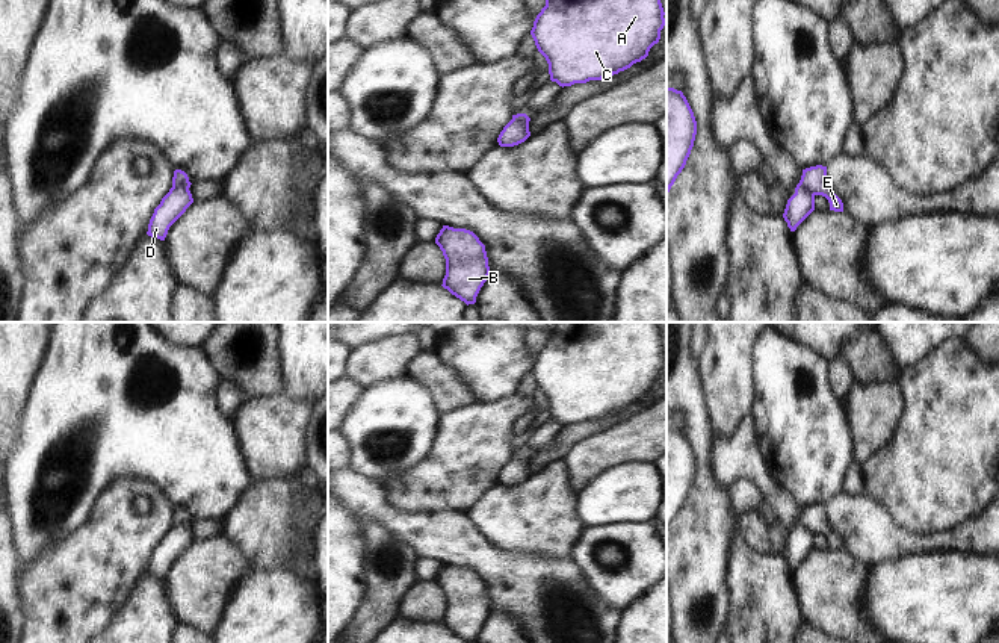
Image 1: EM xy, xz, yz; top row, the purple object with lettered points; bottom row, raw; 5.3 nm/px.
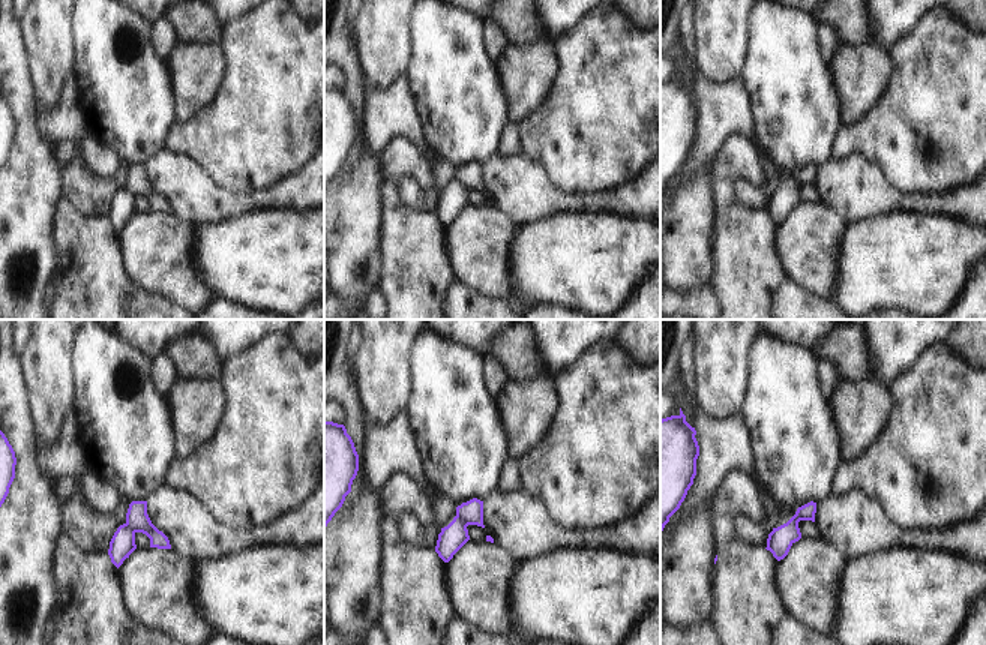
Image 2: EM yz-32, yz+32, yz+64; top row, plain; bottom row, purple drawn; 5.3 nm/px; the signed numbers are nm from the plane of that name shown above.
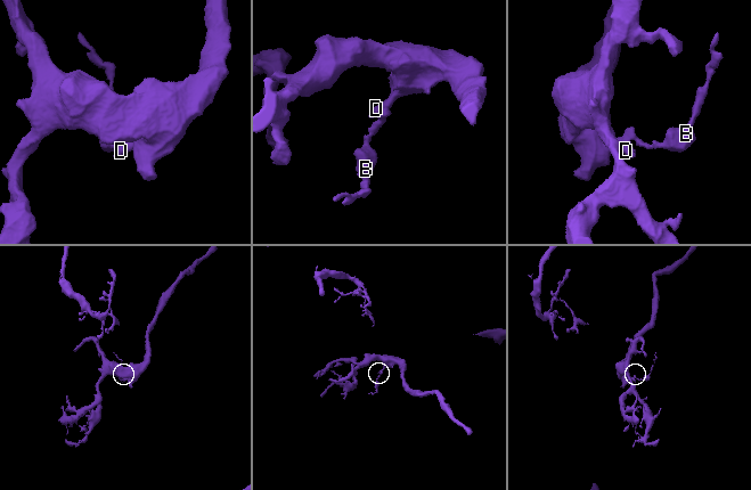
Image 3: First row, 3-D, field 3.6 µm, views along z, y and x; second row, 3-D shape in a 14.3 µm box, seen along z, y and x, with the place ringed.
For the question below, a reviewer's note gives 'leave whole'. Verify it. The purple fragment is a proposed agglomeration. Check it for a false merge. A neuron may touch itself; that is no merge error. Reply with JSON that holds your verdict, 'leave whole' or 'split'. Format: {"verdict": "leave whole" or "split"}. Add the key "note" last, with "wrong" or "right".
{"verdict": "split", "note": "wrong"}

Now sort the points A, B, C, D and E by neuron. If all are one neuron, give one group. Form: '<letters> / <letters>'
A C D / B E

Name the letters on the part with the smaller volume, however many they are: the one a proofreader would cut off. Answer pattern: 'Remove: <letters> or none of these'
Remove: B, E

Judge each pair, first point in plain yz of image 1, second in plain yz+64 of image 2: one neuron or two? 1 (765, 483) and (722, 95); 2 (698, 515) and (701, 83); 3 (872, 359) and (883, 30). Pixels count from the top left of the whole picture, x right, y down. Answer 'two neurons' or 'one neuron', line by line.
1: one neuron
2: two neurons
3: two neurons

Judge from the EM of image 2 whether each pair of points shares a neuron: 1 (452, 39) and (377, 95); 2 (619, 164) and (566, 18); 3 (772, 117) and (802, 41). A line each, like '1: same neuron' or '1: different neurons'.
1: different neurons
2: different neurons
3: same neuron

